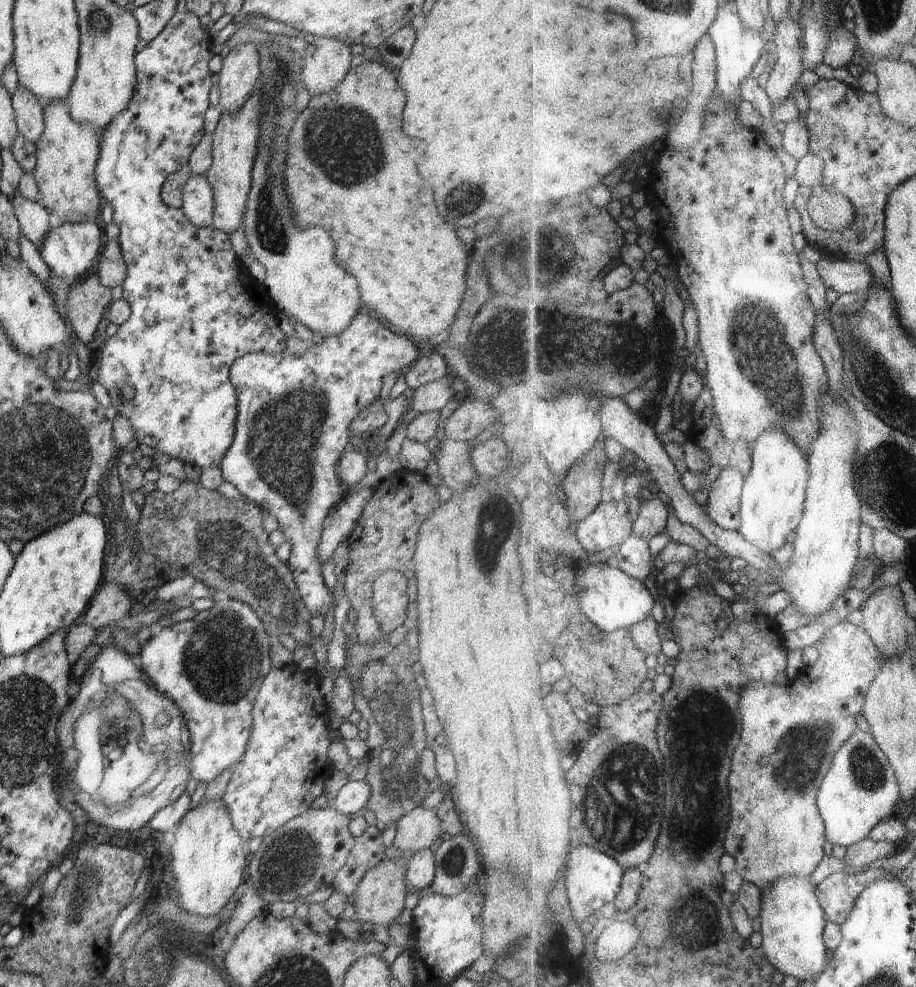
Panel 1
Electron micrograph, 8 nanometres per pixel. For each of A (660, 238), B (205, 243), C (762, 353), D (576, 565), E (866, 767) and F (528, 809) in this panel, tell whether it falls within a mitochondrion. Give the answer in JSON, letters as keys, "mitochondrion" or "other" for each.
{"A":"other","B":"other","C":"mitochondrion","D":"other","E":"mitochondrion","F":"other"}

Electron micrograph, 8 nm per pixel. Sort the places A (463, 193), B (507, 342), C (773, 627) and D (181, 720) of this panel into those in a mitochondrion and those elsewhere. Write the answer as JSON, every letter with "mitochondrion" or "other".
{"A":"mitochondrion","B":"mitochondrion","C":"other","D":"other"}

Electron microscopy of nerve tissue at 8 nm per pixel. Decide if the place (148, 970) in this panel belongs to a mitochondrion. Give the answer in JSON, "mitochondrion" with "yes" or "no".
{"mitochondrion":"yes"}

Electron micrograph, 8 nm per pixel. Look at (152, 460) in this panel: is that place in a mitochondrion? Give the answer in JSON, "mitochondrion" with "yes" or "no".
{"mitochondrion":"no"}

